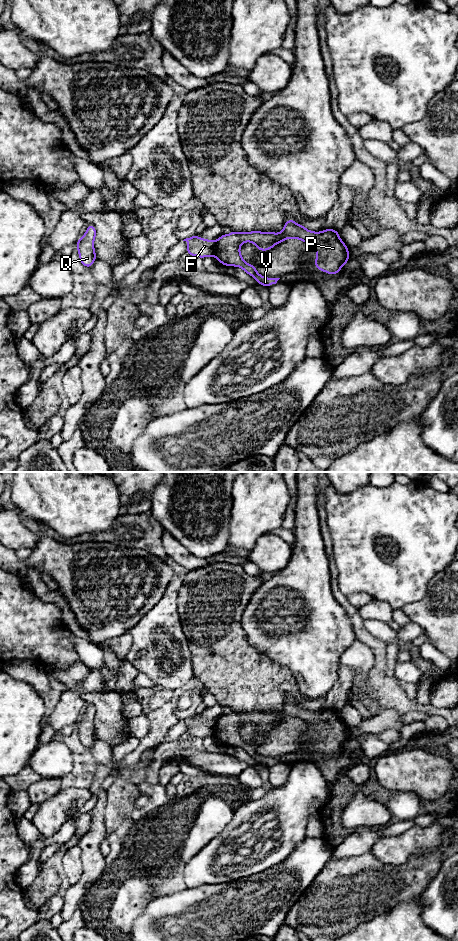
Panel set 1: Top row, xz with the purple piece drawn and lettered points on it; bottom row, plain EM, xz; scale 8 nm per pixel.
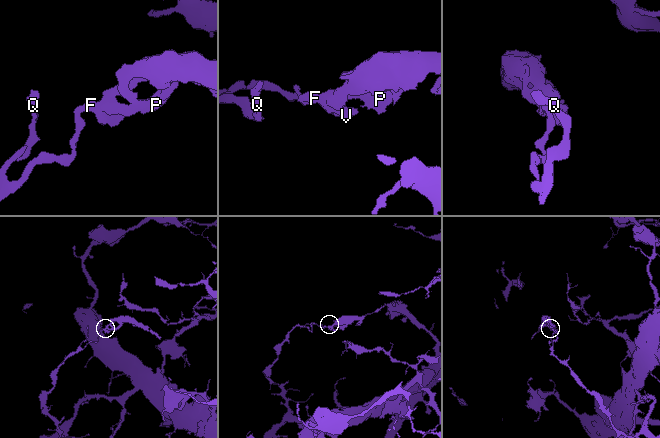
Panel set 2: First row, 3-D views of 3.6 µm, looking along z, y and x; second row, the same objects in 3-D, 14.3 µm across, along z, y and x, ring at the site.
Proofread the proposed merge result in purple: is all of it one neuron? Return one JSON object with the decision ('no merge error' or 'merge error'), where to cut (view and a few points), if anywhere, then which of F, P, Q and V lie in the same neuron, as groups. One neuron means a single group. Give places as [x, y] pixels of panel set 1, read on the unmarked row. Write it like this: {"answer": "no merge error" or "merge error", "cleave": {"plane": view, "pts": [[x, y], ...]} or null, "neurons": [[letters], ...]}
{"answer": "merge error", "cleave": {"plane": "xz", "pts": [[215, 721], [213, 735]]}, "neurons": [["F", "Q"], ["P", "V"]]}

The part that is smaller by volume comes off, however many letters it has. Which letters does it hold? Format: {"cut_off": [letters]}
{"cut_off": ["P", "V"]}

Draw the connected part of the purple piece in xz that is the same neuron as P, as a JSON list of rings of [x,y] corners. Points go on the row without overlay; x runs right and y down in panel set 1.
[[[289,699],[281,713],[274,712],[236,712],[223,714],[215,721],[214,737],[225,746],[242,748],[248,755],[254,757],[259,765],[270,766],[276,764],[280,758],[261,756],[255,745],[245,742],[240,734],[240,727],[244,722],[252,722],[259,731],[272,729],[276,724],[288,718],[299,719],[312,725],[317,734],[315,748],[330,755],[337,754],[350,738],[348,727],[341,720],[338,710],[327,708],[321,712],[307,710],[304,705]]]

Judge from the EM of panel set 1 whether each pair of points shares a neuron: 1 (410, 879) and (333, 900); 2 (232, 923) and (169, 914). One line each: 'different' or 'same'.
1: same
2: same

